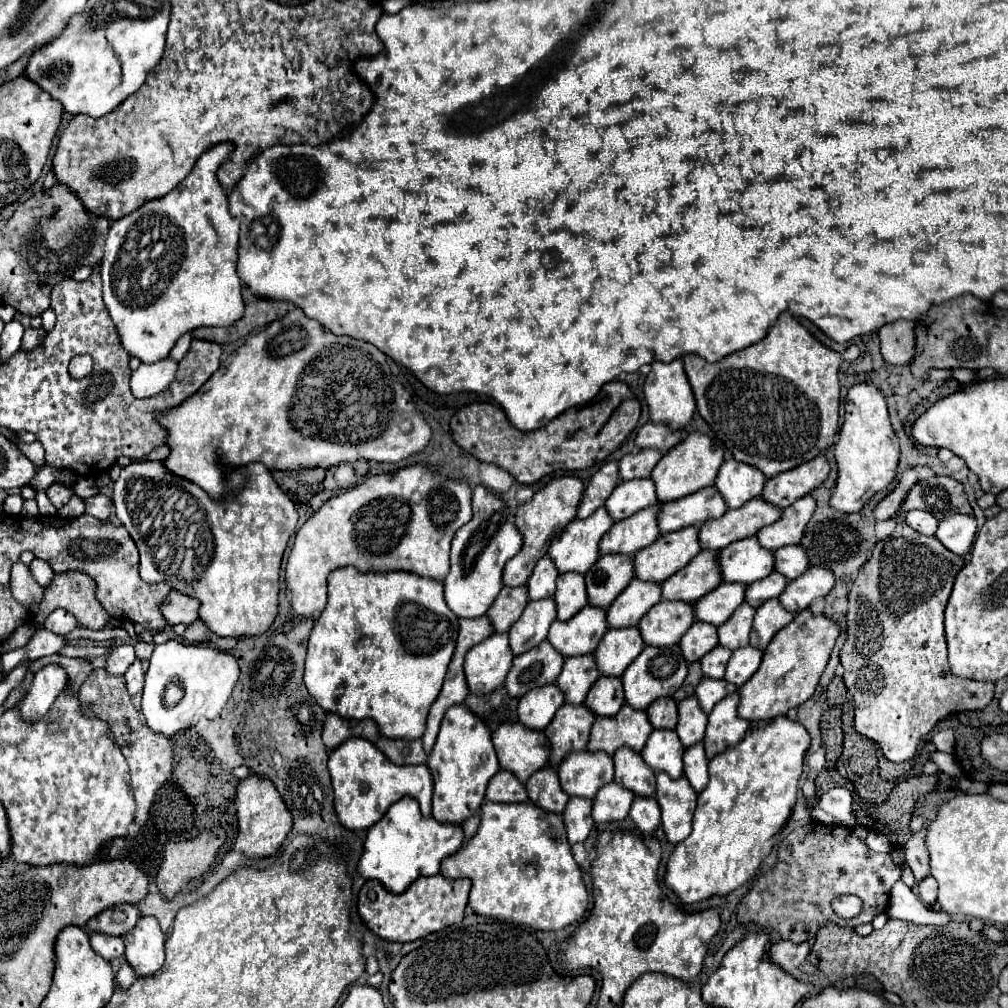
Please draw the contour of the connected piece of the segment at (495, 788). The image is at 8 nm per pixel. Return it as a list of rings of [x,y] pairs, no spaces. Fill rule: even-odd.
[[[500,769],[488,783],[486,799],[496,803],[526,803],[528,793],[522,781],[518,781],[510,771]]]

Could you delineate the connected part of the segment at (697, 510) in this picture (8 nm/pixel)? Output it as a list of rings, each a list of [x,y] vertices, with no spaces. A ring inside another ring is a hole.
[[[704,487],[698,495],[688,495],[686,499],[678,499],[678,503],[662,505],[658,515],[660,531],[670,533],[690,525],[702,525],[708,519],[722,517],[726,513],[726,501],[716,487]]]

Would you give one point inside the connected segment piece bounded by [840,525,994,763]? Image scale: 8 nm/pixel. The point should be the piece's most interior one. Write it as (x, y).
(900, 680)

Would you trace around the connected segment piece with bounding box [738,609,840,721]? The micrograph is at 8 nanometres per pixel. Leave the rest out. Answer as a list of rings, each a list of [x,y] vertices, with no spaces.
[[[810,609],[800,611],[792,623],[774,635],[770,645],[764,649],[764,659],[758,671],[738,689],[738,713],[748,721],[758,721],[772,719],[800,707],[814,693],[838,635],[840,625],[834,619],[828,619],[826,615],[816,617]]]

